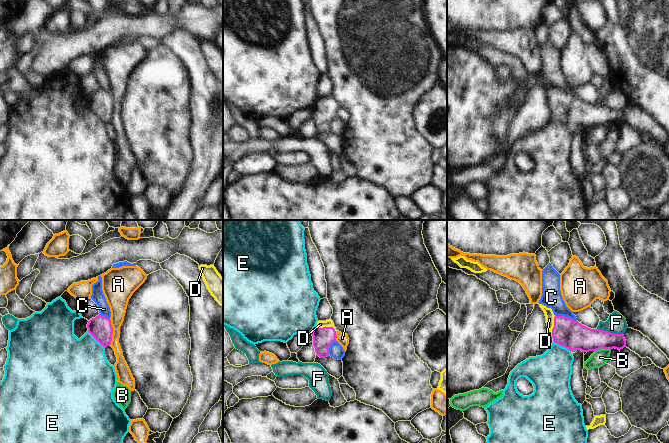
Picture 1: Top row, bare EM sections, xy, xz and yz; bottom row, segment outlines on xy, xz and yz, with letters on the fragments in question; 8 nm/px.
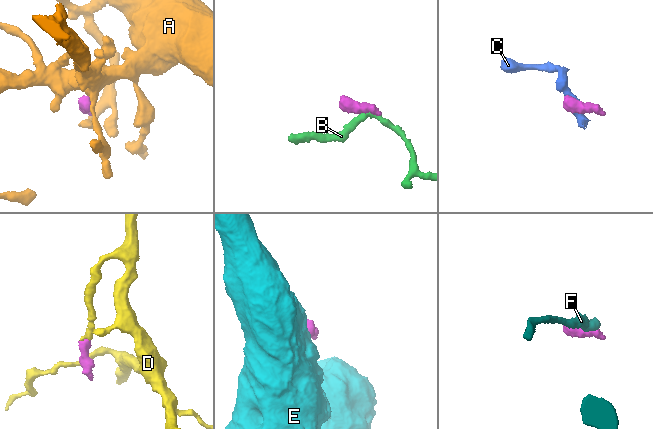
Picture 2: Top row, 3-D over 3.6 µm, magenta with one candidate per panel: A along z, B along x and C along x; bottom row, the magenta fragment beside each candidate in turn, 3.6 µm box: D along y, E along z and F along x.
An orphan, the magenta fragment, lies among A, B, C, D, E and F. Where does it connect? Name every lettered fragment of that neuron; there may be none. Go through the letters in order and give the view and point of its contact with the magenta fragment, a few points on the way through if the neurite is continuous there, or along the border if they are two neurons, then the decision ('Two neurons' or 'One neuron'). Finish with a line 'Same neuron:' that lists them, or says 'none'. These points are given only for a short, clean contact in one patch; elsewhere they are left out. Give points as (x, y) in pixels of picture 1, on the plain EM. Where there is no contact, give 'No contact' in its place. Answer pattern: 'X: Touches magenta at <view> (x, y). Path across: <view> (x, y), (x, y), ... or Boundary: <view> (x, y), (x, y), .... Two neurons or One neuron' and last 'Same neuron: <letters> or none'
A: Touches magenta at xy (112, 108). Boundary: xy (109, 95), (112, 101), (111, 120). Two neurons
B: Touches magenta at yz (602, 123). Boundary: yz (610, 124), (599, 124), (595, 127). Two neurons
C: Touches magenta at yz (566, 93). Boundary: yz (555, 91), (564, 91), (576, 97). Two neurons
D: Touches magenta at xz (325, 103). Path across: xz (323, 113), (325, 103), (328, 99). One neuron
E: Touches magenta at xy (96, 115). Boundary: xy (87, 107), (105, 123). Two neurons
F: Touches magenta at yz (609, 108). Boundary: yz (597, 104), (623, 110). Two neurons
Same neuron: D

